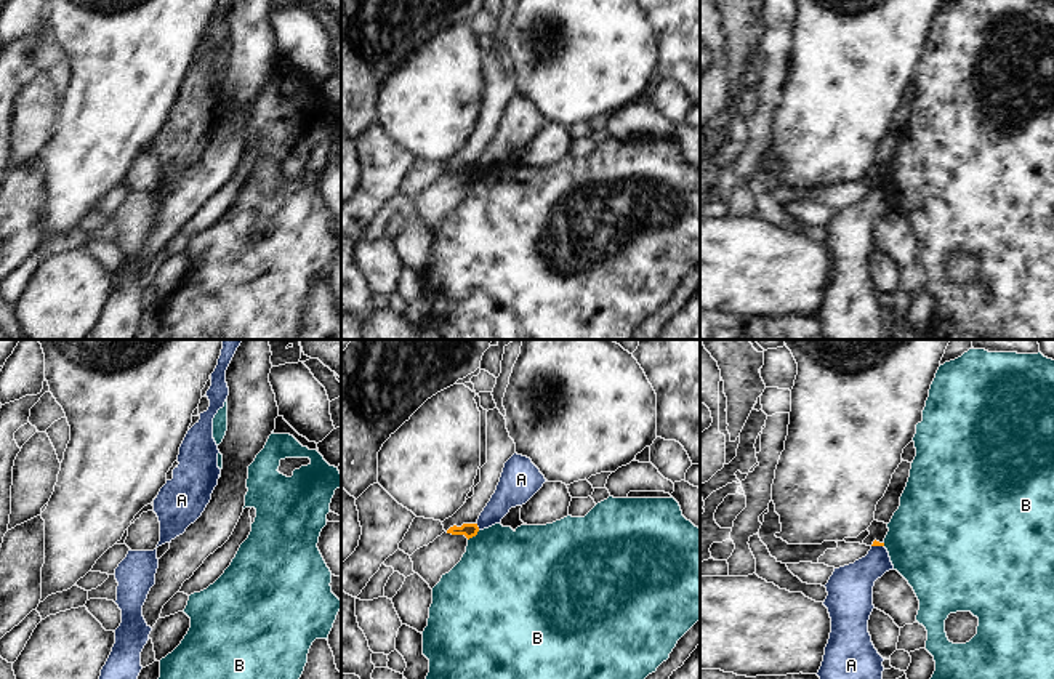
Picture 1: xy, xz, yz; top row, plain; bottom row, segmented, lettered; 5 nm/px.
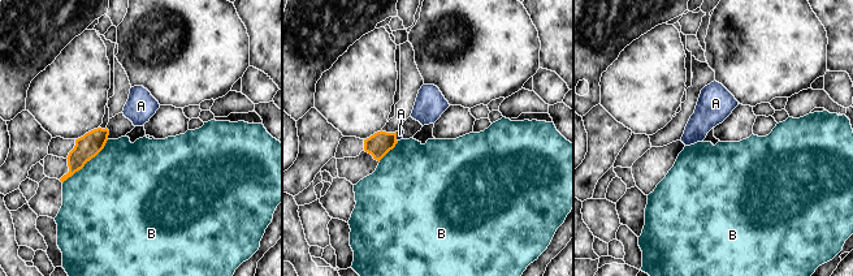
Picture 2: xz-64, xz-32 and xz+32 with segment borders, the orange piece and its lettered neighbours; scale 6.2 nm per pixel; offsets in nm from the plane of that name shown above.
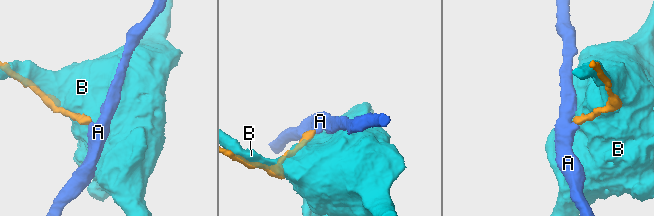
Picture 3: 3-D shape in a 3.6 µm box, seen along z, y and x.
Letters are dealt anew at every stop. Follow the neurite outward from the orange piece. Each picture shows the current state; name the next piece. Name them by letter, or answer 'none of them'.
none of them

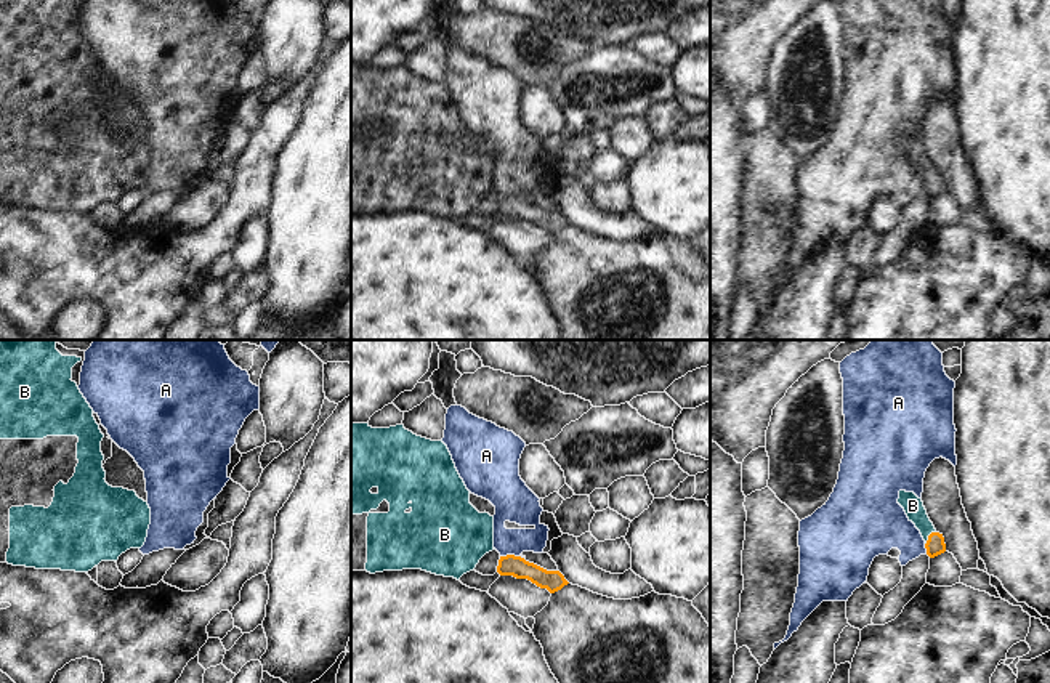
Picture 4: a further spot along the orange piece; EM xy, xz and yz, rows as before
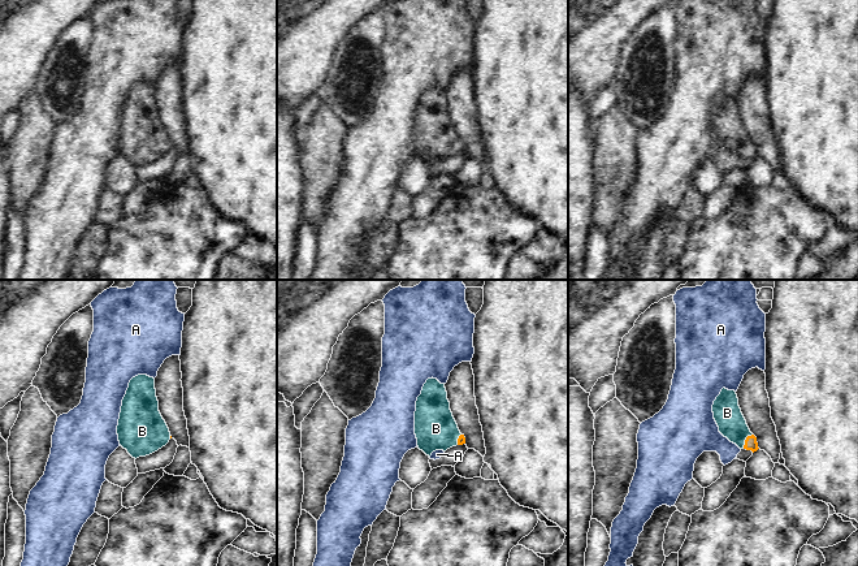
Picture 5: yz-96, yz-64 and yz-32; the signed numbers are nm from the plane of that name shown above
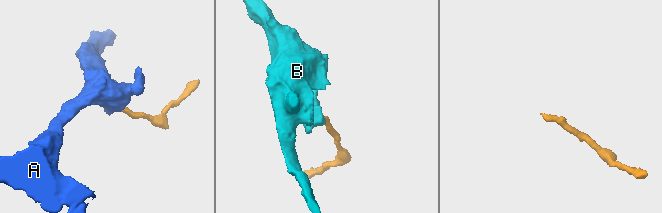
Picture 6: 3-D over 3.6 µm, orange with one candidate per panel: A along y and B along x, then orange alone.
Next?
B

